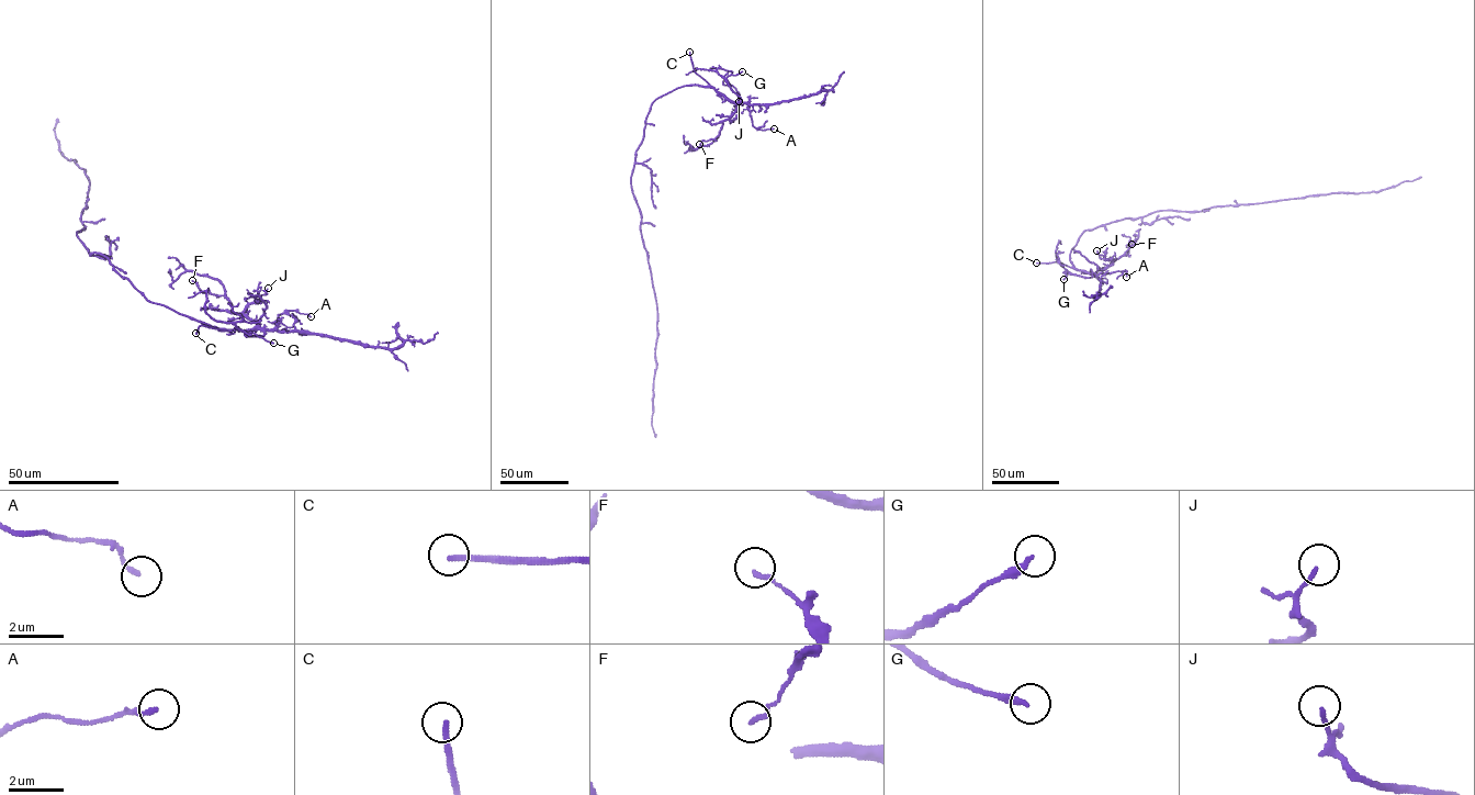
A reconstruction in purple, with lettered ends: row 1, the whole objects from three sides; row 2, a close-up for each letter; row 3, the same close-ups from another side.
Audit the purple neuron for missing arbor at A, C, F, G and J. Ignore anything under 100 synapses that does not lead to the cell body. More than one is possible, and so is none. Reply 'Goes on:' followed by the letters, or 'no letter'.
Goes on: C

